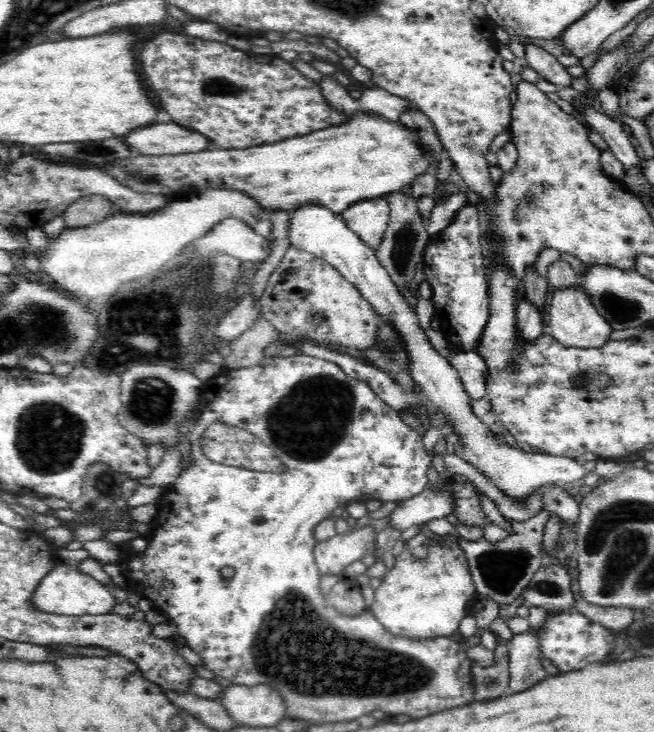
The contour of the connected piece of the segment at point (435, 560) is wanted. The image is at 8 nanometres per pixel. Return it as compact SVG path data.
M446 534L438 541L430 542L430 550L424 561L414 558L407 549L396 556L394 567L383 576L380 586L375 590L374 602L368 610L384 625L387 631L408 639L431 639L434 637L455 637L460 621L465 616L475 616L473 602L476 596L468 559L458 546L459 535Z

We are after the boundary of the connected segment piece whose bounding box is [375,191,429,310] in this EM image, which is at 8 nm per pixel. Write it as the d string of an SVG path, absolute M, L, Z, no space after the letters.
M394 191L386 196L386 200L390 207L390 220L381 243L375 248L375 253L380 264L390 275L392 283L396 285L398 292L408 301L408 305L415 310L417 308L417 296L411 290L411 283L422 265L423 252L425 246L429 243L429 234L426 231L426 226L422 221L414 197Z

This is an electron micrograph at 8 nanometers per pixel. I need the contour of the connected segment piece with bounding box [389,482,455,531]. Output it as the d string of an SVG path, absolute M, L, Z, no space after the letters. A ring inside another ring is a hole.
M450 482L441 491L426 487L420 494L407 498L389 514L390 528L406 530L410 526L423 525L434 518L450 518L453 512L453 496L449 494Z

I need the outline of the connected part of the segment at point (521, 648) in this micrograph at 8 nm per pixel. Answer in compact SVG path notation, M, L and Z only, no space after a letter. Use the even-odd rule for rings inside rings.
M527 630L515 634L509 642L509 677L510 692L528 690L540 680L548 677L540 654L540 632Z

